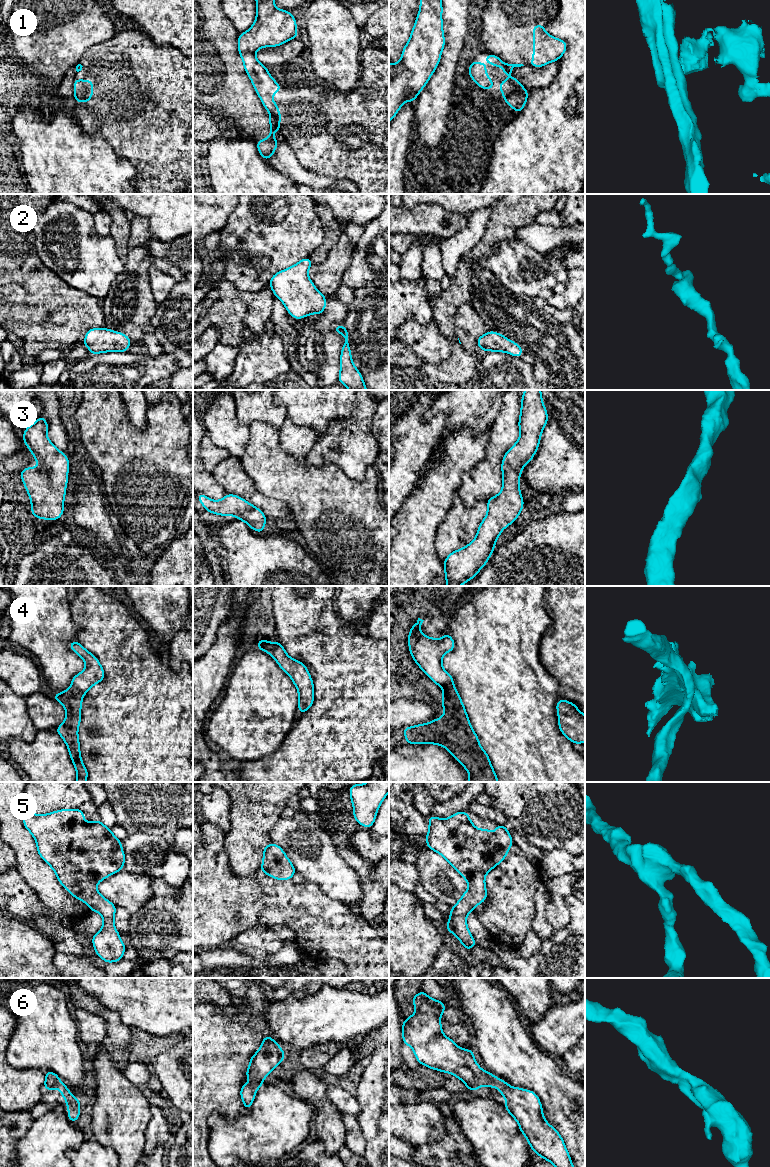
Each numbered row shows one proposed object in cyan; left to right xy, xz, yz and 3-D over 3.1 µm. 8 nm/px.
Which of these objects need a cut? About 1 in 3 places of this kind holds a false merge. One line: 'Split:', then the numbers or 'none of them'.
Split: 1, 4

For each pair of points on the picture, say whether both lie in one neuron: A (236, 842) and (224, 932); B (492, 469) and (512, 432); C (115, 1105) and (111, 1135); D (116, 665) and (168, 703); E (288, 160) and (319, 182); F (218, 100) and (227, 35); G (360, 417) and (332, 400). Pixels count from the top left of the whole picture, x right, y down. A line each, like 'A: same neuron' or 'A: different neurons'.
A: different neurons
B: same neuron
C: same neuron
D: same neuron
E: same neuron
F: same neuron
G: different neurons

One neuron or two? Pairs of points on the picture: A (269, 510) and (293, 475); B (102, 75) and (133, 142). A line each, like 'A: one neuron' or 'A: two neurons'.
A: two neurons
B: one neuron

